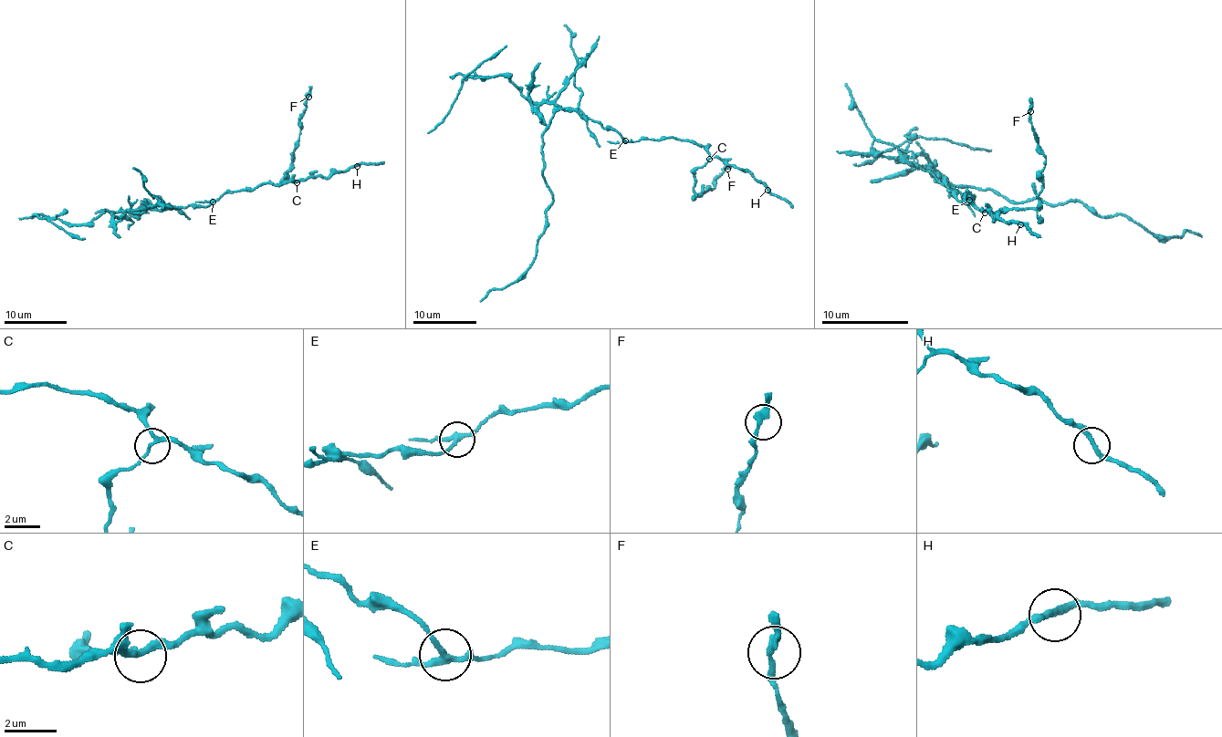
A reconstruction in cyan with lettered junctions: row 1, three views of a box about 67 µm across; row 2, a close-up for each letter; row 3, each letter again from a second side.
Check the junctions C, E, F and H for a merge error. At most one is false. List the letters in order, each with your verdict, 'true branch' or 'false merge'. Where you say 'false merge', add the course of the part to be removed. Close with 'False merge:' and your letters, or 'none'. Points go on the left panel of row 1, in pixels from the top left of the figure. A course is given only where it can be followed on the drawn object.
C: true branch
E: false merge; foreign part runs (212, 202), (148, 209), (138, 218), (133, 212), (137, 216), (151, 202), (95, 213)
F: true branch
H: true branch
False merge: E

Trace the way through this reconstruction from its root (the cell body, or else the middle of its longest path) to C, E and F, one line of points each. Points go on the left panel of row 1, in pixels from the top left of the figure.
C: (178, 207), (208, 205), (227, 192), (252, 190), (264, 183), (279, 184), (291, 180), (297, 182)
E: (178, 207), (203, 206), (212, 202)
F: (178, 207), (208, 205), (227, 192), (264, 183), (297, 181), (284, 180), (308, 97)

